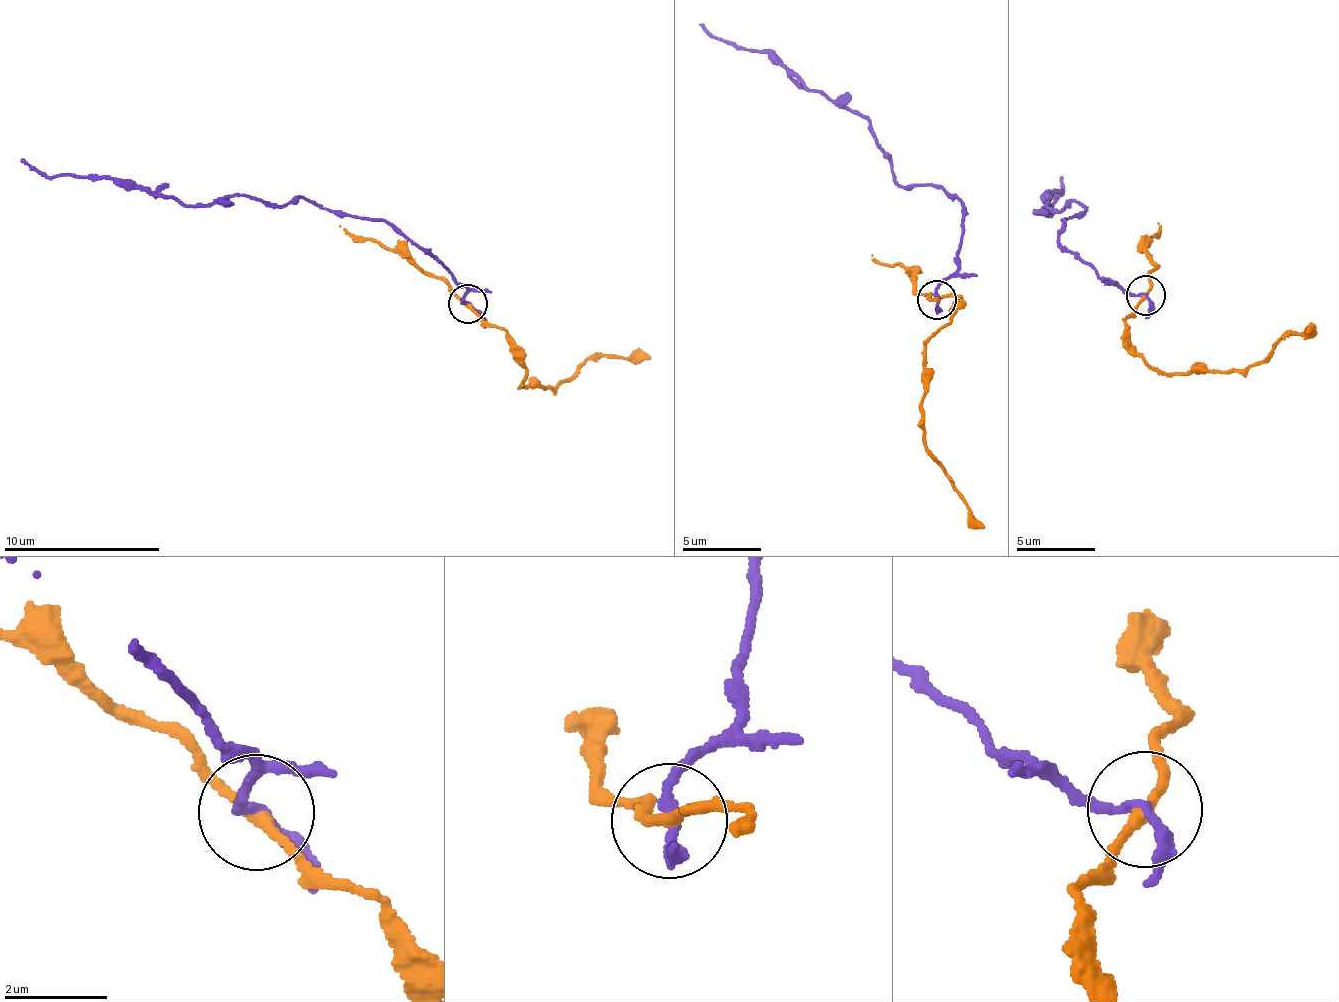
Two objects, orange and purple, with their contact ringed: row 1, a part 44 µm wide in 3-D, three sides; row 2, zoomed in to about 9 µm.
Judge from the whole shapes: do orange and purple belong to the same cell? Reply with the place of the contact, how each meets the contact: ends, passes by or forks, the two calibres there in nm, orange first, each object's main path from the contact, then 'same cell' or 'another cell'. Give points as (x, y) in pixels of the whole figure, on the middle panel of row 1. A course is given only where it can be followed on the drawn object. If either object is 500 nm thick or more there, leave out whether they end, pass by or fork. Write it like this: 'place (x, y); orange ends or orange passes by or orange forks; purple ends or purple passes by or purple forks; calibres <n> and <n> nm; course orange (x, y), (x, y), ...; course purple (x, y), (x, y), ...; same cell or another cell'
place (936, 300); orange passes by; purple passes by; calibres 190 and 190 nm; course orange (936, 299), (957, 297), (946, 326), (930, 341), (923, 448), (954, 484), (981, 530); course purple (936, 299), (962, 241), (958, 196), (899, 187), (864, 118), (804, 88), (766, 52), (711, 38), (700, 23); another cell

